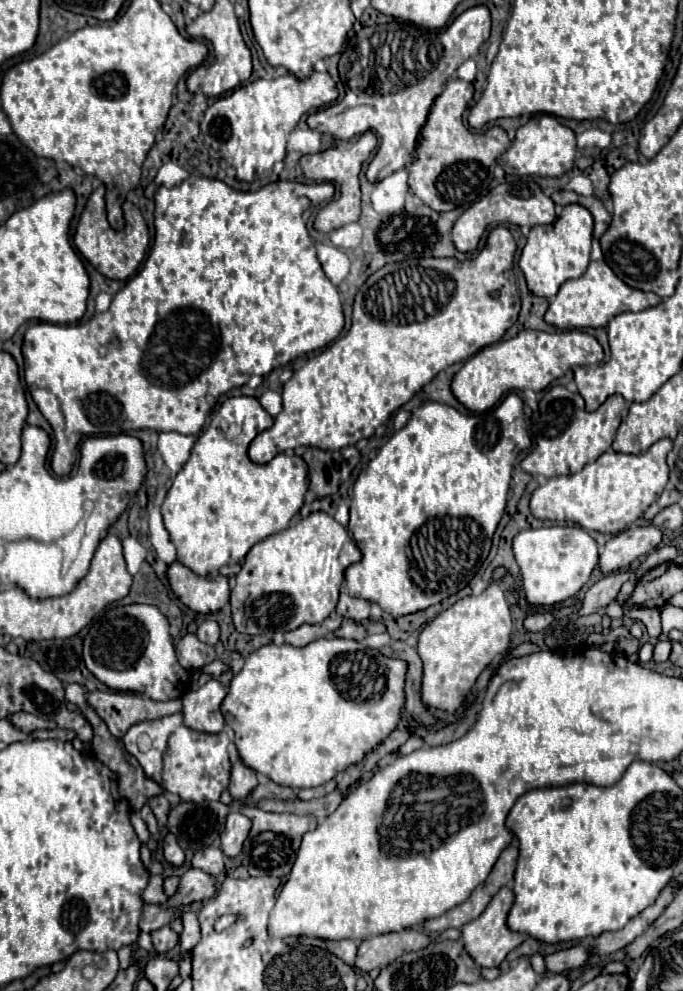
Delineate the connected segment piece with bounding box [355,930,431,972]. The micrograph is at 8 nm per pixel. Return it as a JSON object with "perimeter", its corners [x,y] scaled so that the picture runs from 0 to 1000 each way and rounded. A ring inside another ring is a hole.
{"perimeter":[[[587,938],[546,945],[529,951],[520,977],[526,977],[529,981],[564,977],[593,961],[608,961],[625,955],[631,955],[631,947],[611,938]]]}

